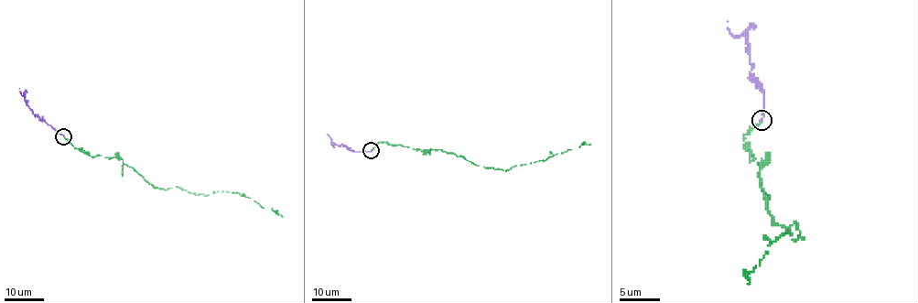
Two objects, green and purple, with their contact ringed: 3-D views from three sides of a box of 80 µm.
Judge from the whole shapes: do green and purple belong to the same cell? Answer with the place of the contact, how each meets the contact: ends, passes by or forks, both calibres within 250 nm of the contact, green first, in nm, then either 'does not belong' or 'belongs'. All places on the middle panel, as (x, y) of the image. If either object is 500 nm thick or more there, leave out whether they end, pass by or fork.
place (371, 150); green ends; purple ends; calibres 220 and 200 nm; belongs

